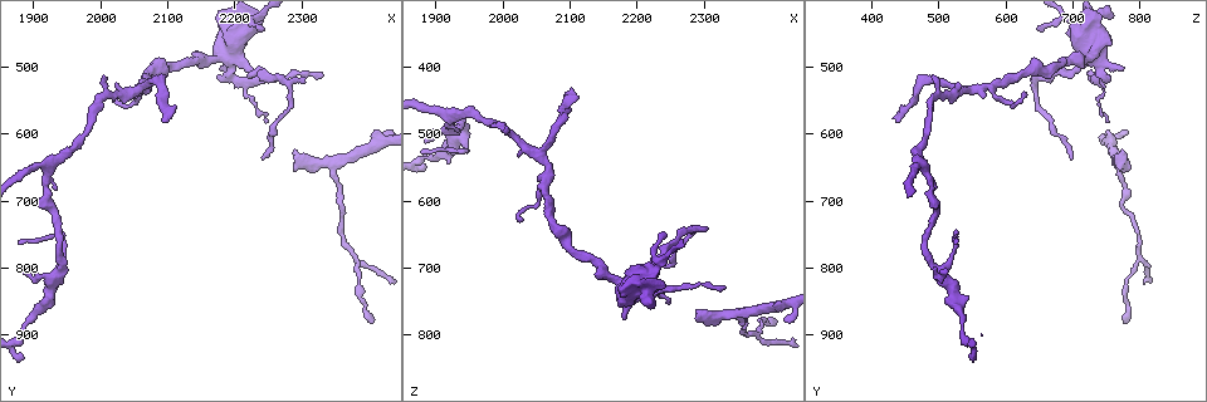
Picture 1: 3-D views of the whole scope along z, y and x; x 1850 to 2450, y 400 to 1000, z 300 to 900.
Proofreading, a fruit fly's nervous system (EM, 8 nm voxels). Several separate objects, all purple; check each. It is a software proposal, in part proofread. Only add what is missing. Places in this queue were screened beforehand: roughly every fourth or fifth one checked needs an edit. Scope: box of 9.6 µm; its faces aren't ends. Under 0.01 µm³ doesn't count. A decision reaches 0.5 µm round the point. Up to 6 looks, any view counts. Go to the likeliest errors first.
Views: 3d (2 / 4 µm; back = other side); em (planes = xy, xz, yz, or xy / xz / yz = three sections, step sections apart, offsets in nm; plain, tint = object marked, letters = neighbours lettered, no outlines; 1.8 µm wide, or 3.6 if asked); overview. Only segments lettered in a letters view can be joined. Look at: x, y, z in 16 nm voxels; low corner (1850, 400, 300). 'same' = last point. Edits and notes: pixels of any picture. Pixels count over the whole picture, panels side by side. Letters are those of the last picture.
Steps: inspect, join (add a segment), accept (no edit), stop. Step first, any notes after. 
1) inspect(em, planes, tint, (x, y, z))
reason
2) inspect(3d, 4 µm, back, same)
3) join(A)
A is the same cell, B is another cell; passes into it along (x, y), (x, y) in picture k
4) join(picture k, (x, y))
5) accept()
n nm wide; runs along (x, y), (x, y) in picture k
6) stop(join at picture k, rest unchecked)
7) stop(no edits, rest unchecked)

inspect(em, 3.6 µm, planes, plain, (2420, 600, 780))
an open end

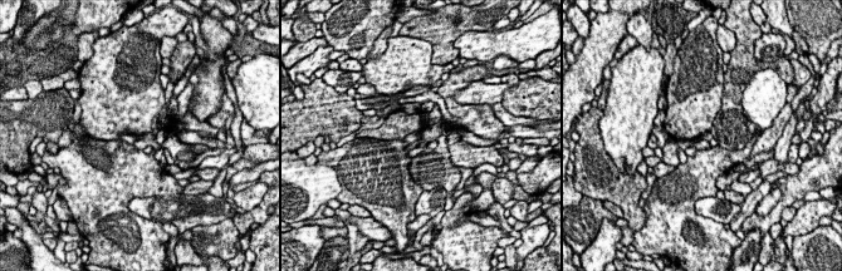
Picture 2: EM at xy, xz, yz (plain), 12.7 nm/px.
inspect(em, 3.6 µm, planes, letters, same)

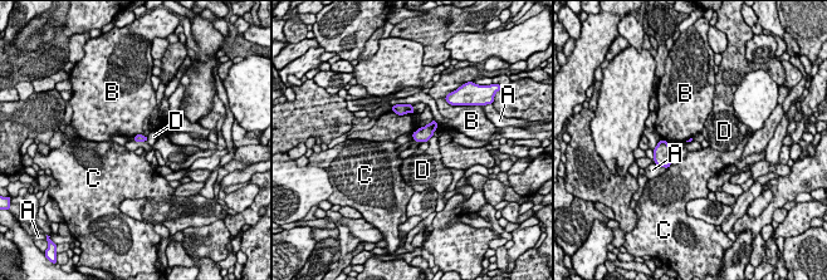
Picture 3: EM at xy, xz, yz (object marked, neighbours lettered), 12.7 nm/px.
accept()
A, B, C and D are other cells; border along (391, 111), (399, 114), (411, 114) in picture 3; no lettered segment goes on from it

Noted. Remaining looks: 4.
inspect(em, planes, letters, (2100, 580, 435))
free end

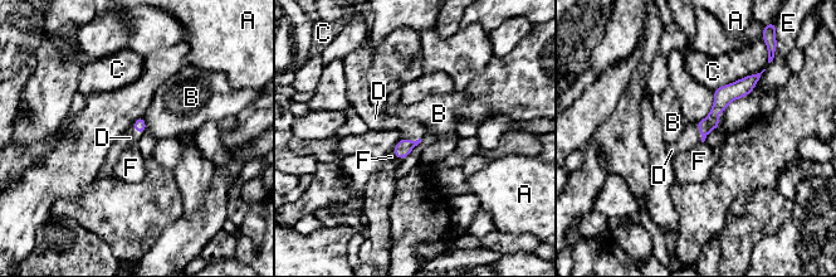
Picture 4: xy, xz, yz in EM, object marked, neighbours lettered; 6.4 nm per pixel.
join(D)
80 nm wide; C touches over 300 nm; D is the same cell, A, B, C, E and F are other cells; it goes on there

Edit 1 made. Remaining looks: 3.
inspect(overview)
see it whole again

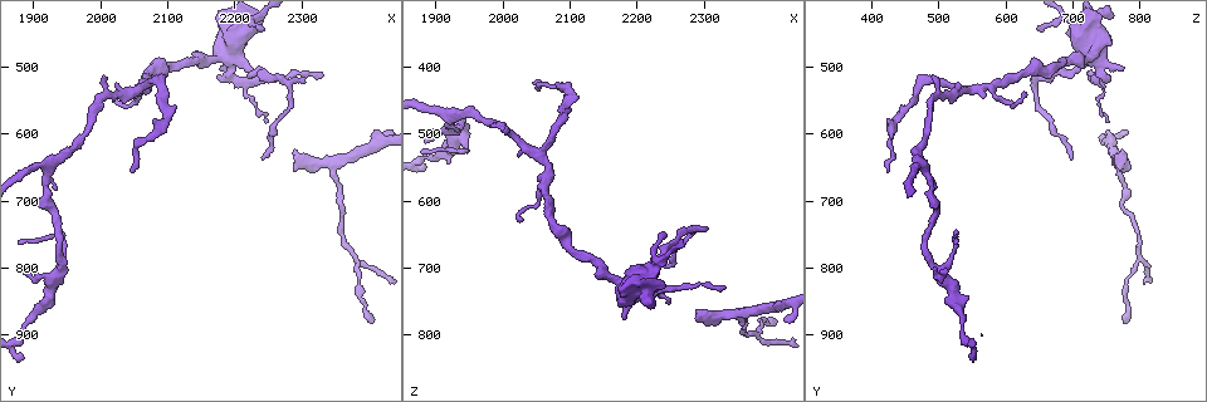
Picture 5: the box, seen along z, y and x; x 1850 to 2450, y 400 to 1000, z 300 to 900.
inspect(em, planes, tint, (2200, 470, 725))
four or more arms meet

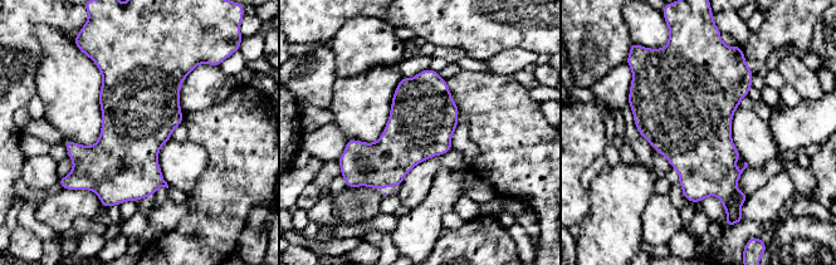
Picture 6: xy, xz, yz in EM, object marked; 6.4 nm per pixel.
inspect(em, planes, letters, same)

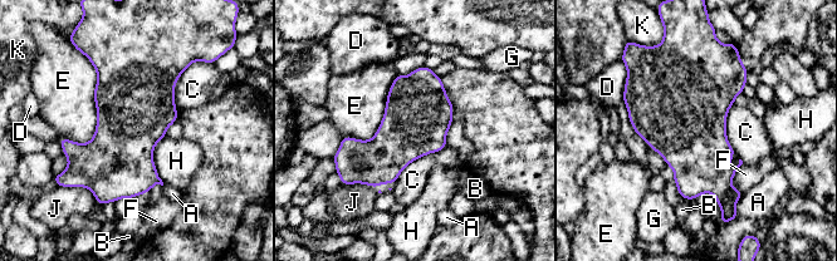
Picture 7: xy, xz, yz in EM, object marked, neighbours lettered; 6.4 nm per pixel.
accept()
A, B, C, D, E, F, G, H, J and K are other cells; border along (165, 136), (153, 149), (164, 183) in picture 7; none of them fits

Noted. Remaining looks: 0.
stop(join at picture 4, rest unchecked)

